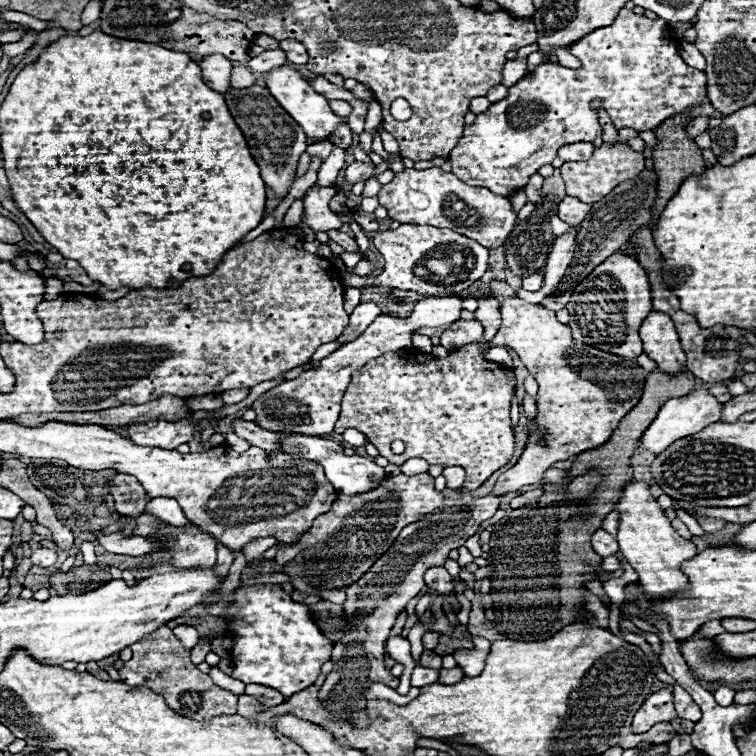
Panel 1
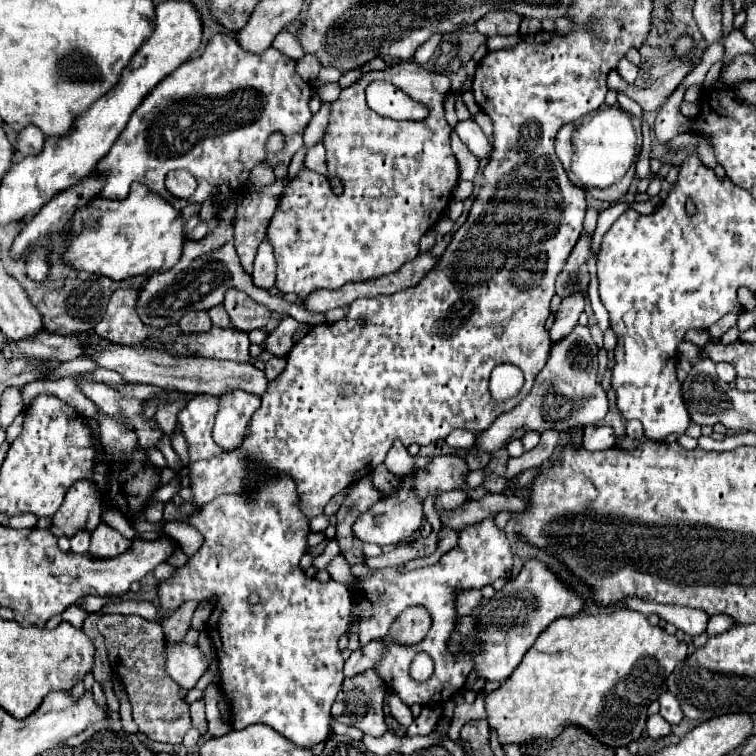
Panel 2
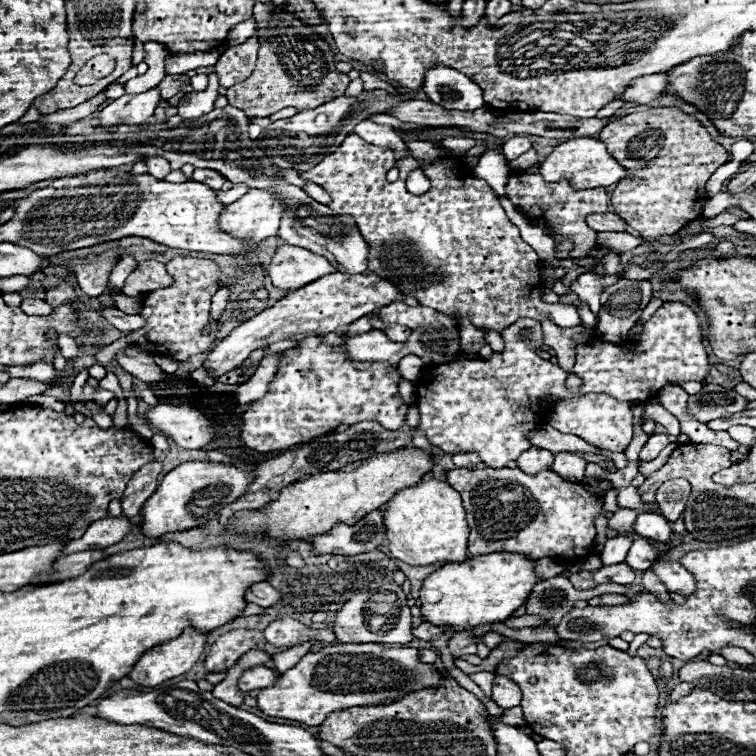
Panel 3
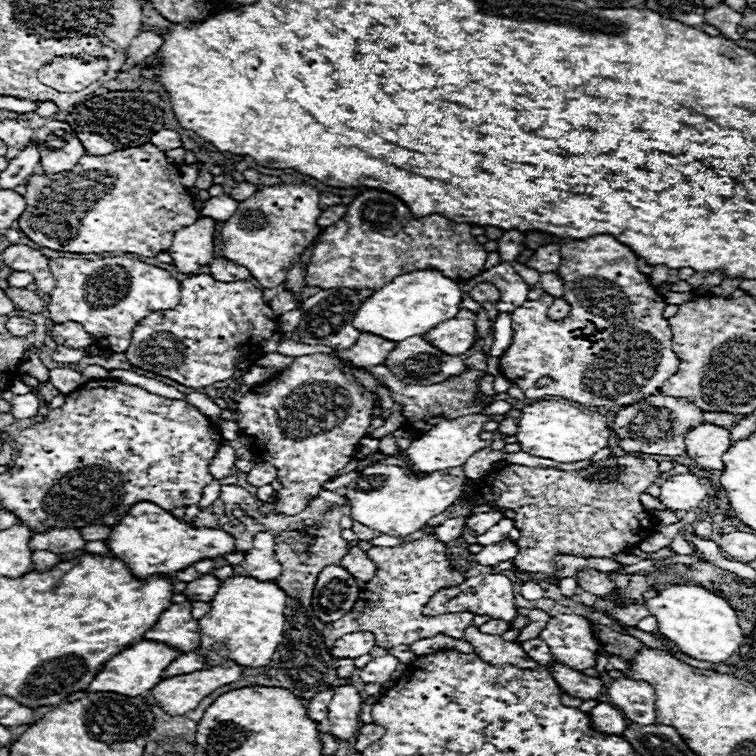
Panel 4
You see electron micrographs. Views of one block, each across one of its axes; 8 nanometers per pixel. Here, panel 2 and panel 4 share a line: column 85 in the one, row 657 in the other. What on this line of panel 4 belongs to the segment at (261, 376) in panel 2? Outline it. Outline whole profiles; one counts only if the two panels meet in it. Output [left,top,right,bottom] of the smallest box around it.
[330,632,374,658]

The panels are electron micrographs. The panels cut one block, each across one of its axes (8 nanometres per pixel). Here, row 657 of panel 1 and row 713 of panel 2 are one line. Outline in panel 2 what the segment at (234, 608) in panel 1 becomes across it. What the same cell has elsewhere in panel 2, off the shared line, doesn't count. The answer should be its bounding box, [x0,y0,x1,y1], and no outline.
[158,476,352,748]

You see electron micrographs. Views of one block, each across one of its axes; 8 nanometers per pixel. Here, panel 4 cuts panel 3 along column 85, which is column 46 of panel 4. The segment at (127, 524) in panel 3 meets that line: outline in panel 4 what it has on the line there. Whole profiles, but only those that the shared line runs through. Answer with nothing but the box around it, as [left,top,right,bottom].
[30,530,86,554]

